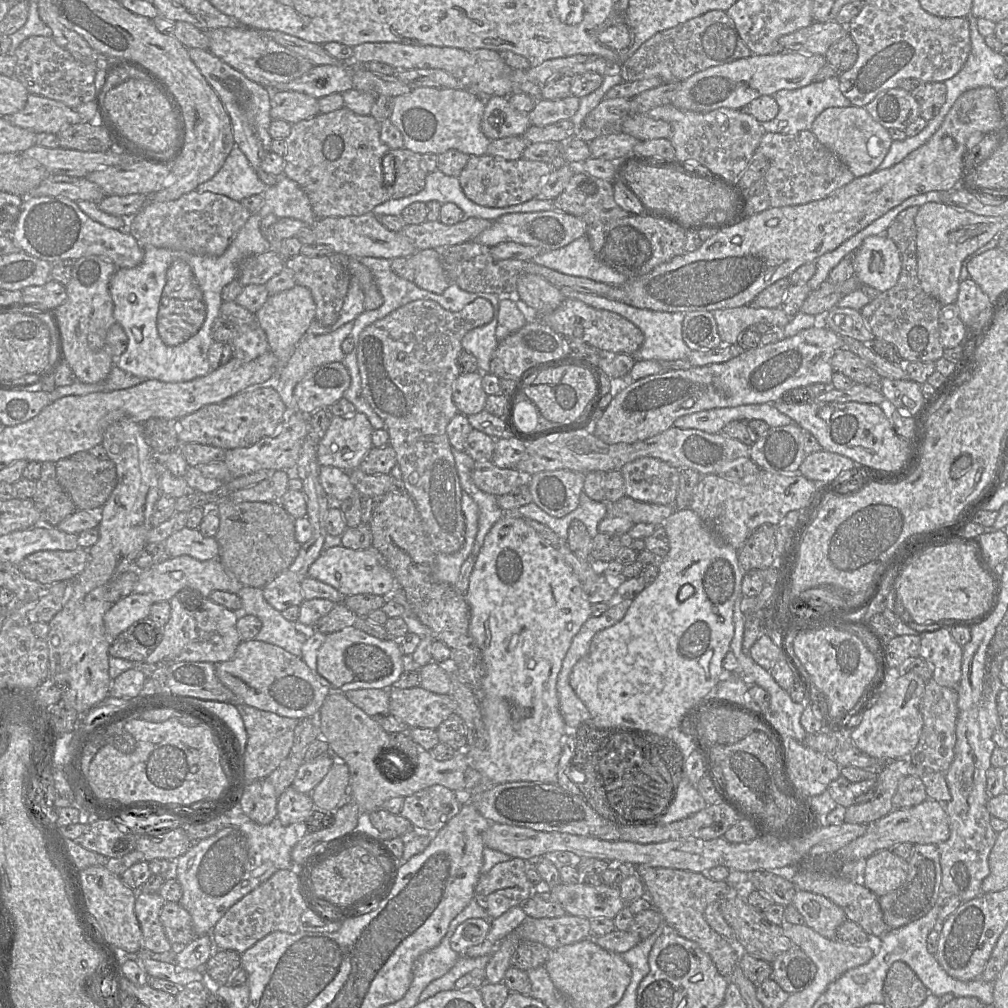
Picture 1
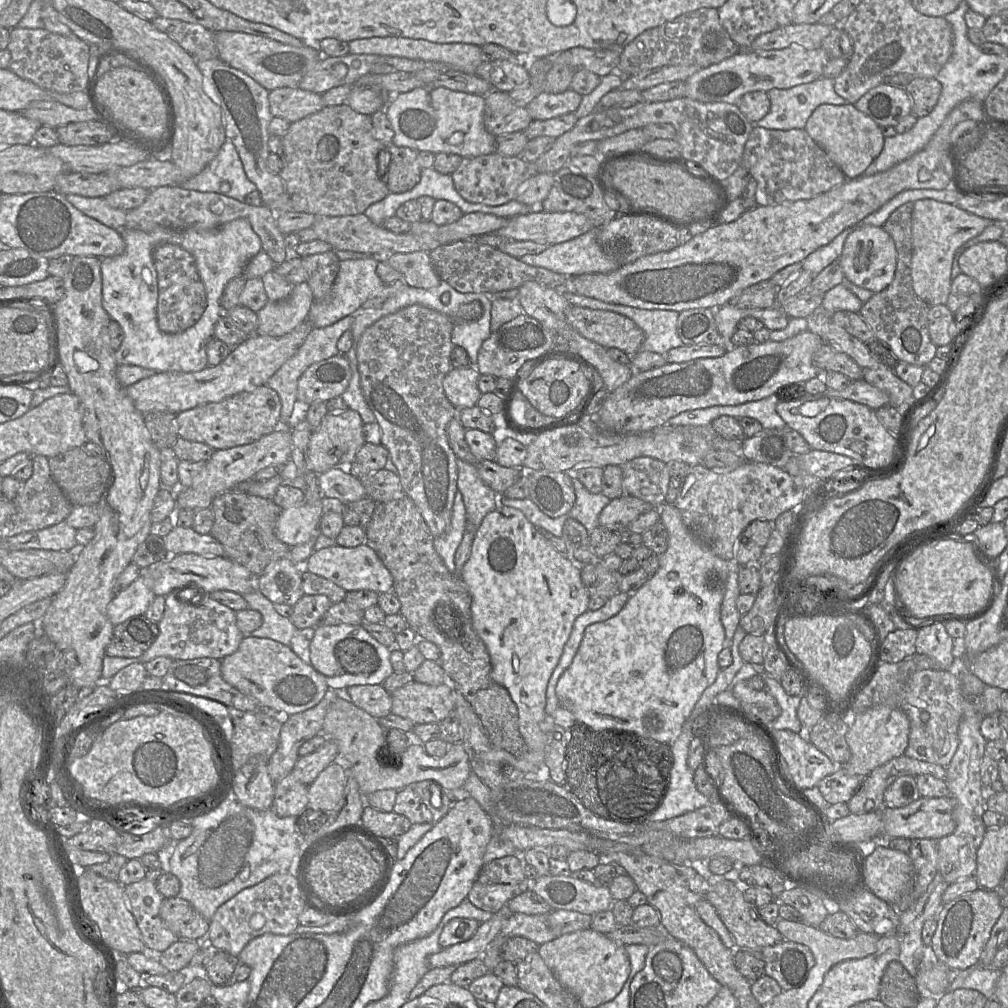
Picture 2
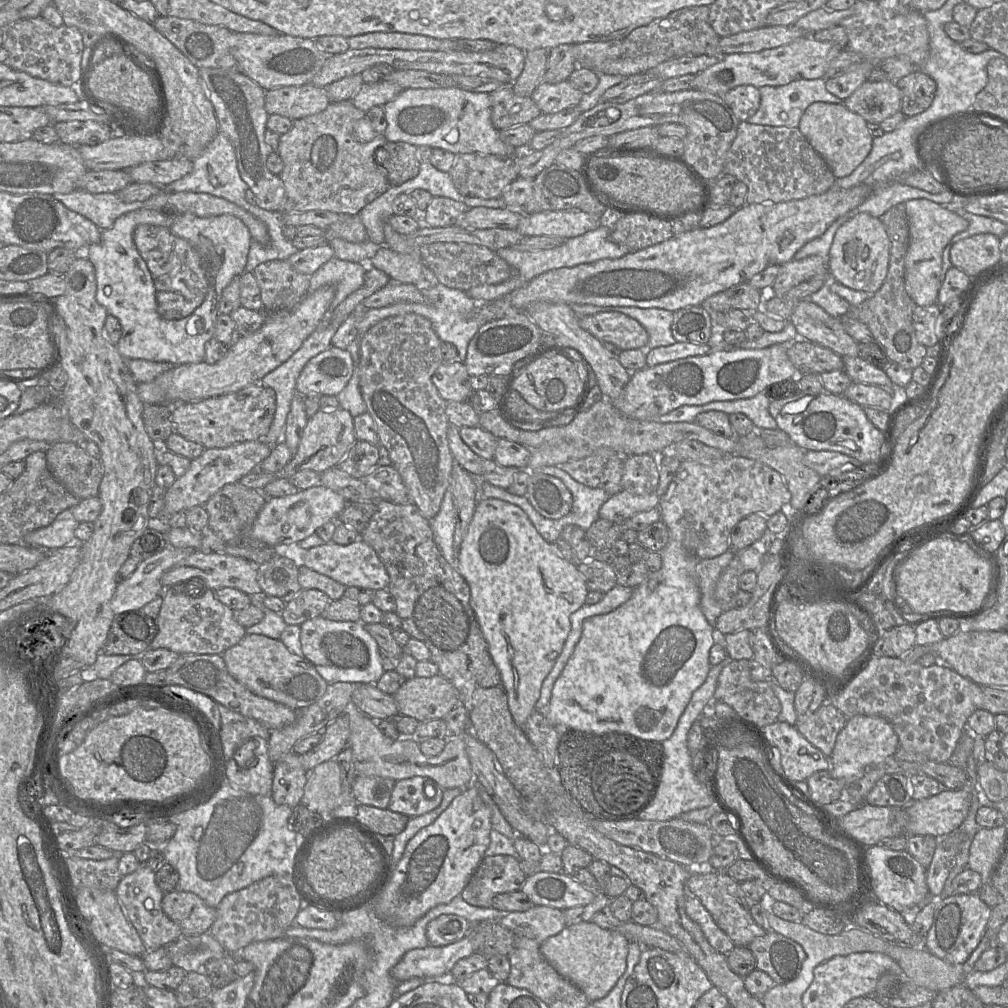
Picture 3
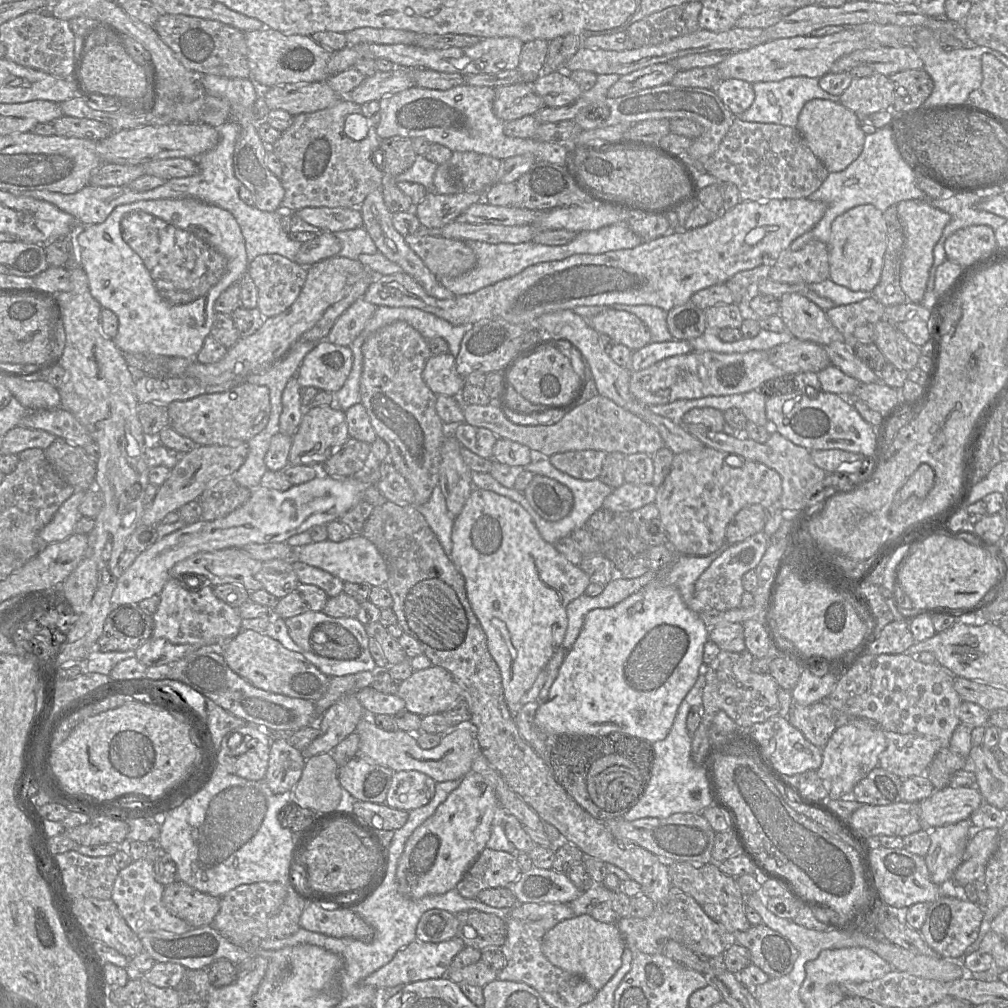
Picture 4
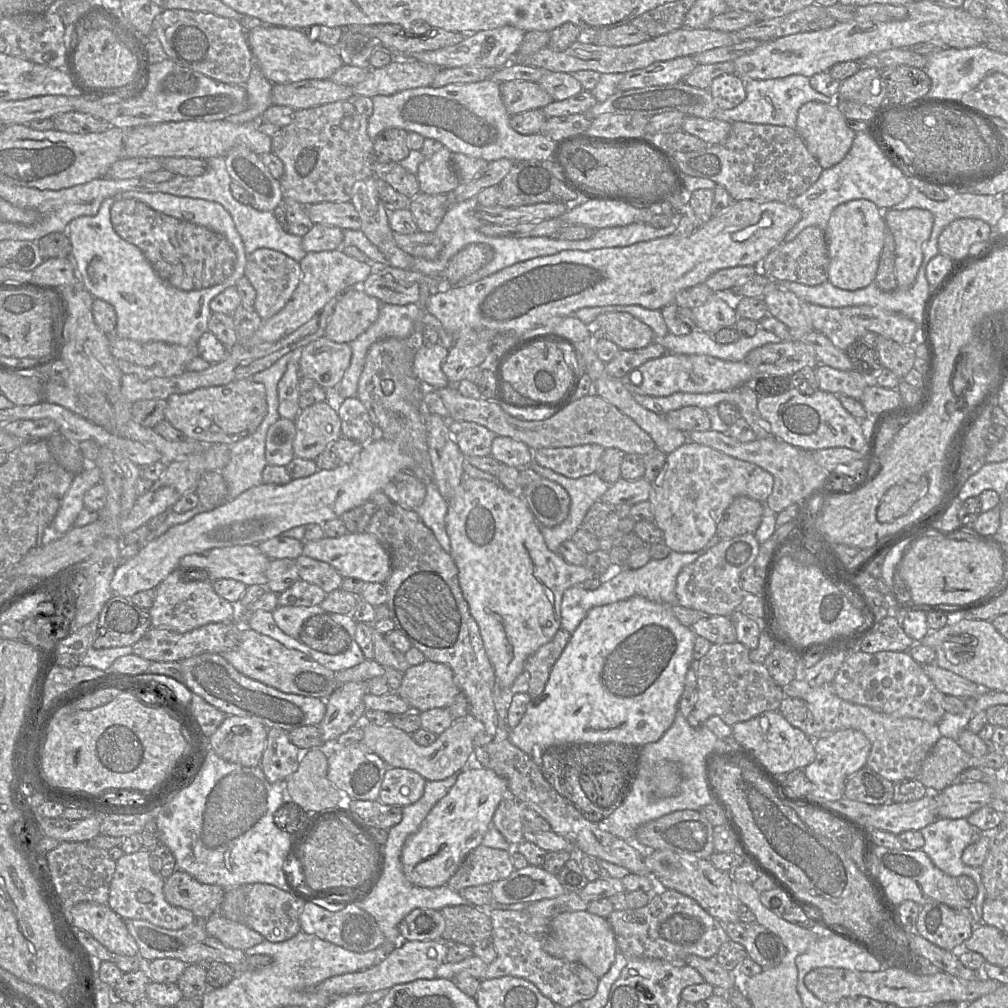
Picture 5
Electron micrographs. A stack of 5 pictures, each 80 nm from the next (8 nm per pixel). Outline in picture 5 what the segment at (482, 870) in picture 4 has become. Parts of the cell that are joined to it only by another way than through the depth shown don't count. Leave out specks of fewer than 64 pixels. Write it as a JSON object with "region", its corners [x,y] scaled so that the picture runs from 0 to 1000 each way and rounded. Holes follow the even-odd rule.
{"region":[[[477,837],[463,848],[443,878],[455,885],[466,879],[488,877],[501,872],[510,863],[504,844]]]}

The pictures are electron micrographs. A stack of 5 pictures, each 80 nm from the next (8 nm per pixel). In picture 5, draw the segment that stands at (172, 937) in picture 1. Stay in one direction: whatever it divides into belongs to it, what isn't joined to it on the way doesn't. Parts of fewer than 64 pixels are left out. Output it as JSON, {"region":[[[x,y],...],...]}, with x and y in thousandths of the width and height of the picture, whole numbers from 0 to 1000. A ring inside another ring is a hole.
{"region":[[[178,862],[164,873],[162,885],[167,896],[188,903],[196,913],[215,905],[223,888],[221,880],[199,876]]]}

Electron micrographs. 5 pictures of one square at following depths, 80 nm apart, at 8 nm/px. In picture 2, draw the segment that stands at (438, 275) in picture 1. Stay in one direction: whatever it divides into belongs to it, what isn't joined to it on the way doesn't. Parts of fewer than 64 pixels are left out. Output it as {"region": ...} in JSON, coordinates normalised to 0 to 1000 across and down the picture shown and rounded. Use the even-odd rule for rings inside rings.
{"region":[[[424,249],[388,252],[383,255],[383,260],[400,273],[405,284],[428,287],[438,280]]]}

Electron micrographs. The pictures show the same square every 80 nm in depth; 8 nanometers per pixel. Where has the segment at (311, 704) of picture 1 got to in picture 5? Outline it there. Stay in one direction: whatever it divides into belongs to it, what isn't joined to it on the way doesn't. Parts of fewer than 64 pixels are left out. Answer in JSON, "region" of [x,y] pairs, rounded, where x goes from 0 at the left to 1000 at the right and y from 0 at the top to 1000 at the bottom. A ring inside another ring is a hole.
{"region":[[[240,620],[237,638],[220,650],[243,671],[280,687],[323,694],[335,682],[333,668],[313,657],[307,650],[287,644],[275,635]]]}

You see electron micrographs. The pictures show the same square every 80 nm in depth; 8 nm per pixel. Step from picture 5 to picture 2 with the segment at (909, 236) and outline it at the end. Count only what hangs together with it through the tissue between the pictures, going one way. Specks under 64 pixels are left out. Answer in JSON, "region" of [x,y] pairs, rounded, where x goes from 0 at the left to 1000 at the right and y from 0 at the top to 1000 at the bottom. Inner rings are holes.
{"region":[[[925,197],[911,198],[911,199],[907,200],[906,202],[907,202],[907,207],[905,210],[906,254],[905,254],[905,266],[904,266],[906,287],[909,291],[909,293],[914,298],[919,300],[922,304],[938,303],[942,289],[943,289],[943,282],[944,282],[944,278],[945,278],[944,264],[945,264],[946,255],[947,255],[947,252],[949,251],[949,249],[961,238],[972,233],[980,224],[982,224],[986,221],[988,221],[988,222],[999,222],[999,221],[993,221],[993,219],[984,219],[984,218],[981,218],[978,216],[974,216],[974,215],[968,214],[964,211],[961,211],[959,209],[954,208],[951,205],[949,205],[948,203],[935,201],[935,200],[925,198]]]}

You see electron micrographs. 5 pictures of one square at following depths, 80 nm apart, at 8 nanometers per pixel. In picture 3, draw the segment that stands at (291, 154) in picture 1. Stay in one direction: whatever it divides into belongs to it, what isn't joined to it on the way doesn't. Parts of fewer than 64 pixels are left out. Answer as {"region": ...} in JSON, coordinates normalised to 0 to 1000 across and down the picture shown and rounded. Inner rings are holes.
{"region":[[[347,99],[327,101],[322,109],[291,120],[288,129],[278,135],[275,147],[275,153],[281,161],[281,169],[277,174],[283,186],[281,210],[321,208],[355,213],[364,202],[387,186],[383,169],[371,159],[373,149],[380,147],[383,141],[380,134],[373,132],[364,113],[353,107]]]}

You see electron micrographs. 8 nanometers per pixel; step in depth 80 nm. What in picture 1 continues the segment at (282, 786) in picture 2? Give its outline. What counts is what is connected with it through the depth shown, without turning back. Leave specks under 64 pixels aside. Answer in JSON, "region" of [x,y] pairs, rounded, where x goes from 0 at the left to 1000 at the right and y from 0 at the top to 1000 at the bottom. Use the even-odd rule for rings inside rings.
{"region":[[[288,780],[275,793],[275,813],[281,819],[301,819],[312,802],[308,788],[298,787]]]}

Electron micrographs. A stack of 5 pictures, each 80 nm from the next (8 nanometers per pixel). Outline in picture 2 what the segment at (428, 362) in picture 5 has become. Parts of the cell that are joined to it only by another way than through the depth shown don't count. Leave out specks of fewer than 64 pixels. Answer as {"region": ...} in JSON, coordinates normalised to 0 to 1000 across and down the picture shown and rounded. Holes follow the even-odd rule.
{"region":[[[471,363],[448,365],[442,371],[439,376],[439,387],[452,406],[472,403],[478,392],[473,383],[476,372]]]}

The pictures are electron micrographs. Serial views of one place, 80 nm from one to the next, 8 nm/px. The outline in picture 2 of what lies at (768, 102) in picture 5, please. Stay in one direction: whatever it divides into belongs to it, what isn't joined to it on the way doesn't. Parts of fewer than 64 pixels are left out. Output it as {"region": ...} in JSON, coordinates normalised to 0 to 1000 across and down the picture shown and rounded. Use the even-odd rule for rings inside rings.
{"region":[[[813,76],[806,81],[760,91],[765,101],[763,111],[754,119],[746,121],[748,125],[769,129],[797,128],[807,110],[814,103],[837,104],[841,101],[827,88],[827,77]]]}

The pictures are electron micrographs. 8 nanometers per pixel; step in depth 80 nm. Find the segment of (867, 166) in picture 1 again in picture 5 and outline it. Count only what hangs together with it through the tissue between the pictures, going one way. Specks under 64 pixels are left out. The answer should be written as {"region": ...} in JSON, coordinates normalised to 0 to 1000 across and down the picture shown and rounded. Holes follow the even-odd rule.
{"region":[[[805,100],[797,103],[792,109],[789,129],[816,168],[834,161],[845,145],[849,131],[840,125],[839,120],[839,116],[828,103]]]}

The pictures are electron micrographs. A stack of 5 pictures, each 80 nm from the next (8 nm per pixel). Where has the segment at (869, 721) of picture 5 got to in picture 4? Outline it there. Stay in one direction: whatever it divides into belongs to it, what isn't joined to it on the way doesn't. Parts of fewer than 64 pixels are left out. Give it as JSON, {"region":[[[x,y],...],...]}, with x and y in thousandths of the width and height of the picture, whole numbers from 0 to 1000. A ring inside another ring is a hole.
{"region":[[[876,725],[880,740],[872,750],[872,761],[895,773],[917,769],[928,749],[936,742],[936,736],[932,733]]]}

